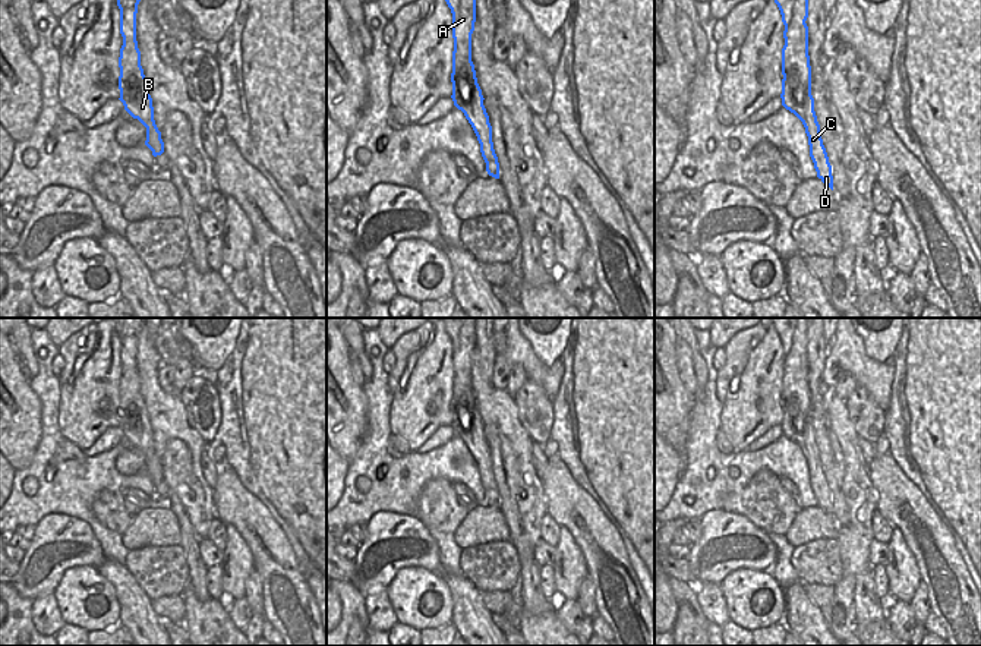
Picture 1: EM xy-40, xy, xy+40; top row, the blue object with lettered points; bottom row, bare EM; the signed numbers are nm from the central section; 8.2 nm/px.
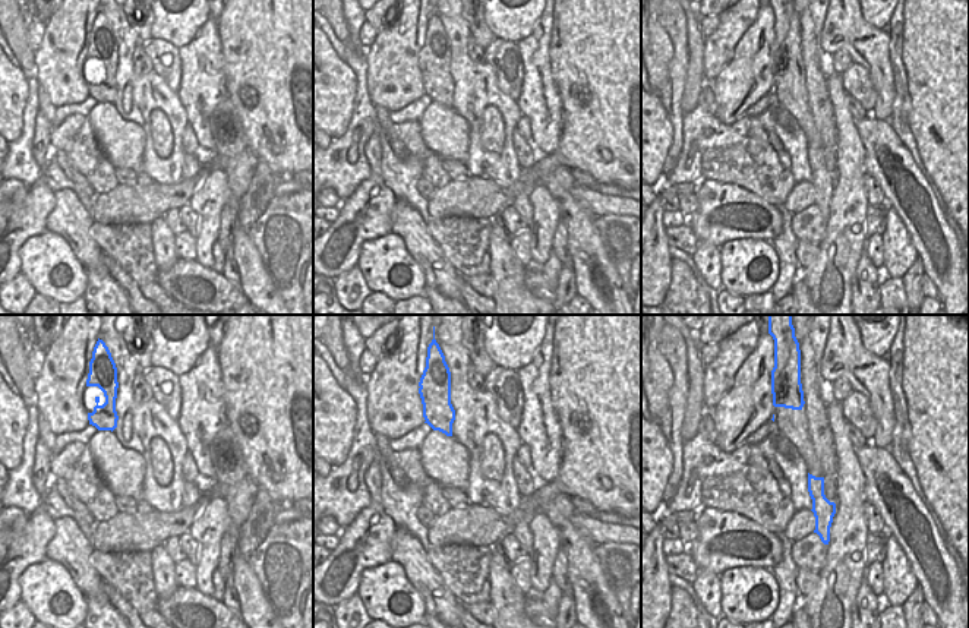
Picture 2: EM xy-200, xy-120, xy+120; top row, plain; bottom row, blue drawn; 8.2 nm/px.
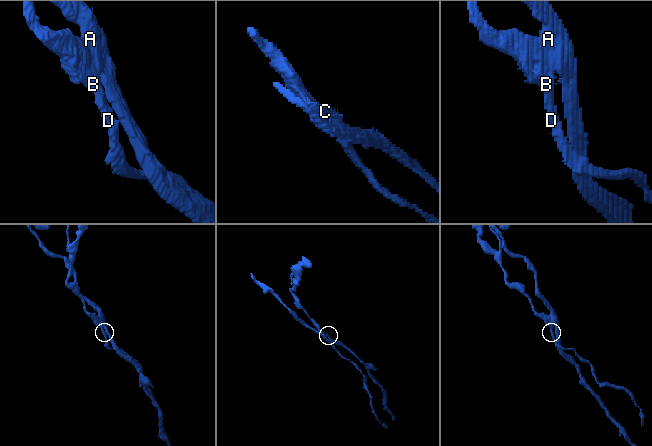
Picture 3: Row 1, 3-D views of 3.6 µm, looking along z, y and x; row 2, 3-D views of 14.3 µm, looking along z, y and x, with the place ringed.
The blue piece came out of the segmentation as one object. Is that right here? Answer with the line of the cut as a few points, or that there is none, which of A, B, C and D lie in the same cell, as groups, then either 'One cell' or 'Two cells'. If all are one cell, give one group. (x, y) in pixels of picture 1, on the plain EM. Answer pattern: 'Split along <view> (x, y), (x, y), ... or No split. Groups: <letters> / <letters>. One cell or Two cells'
Split along xy+40 (784, 402), (795, 402), (810, 415). Groups: A / B C D. Two cells.

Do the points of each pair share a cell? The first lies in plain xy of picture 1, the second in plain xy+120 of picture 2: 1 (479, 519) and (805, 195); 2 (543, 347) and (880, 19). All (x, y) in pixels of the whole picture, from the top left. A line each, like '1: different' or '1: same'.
1: same
2: same

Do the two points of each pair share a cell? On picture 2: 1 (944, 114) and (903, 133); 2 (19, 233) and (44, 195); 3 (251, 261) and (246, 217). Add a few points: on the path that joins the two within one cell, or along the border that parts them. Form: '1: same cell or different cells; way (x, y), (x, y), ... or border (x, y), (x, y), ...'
1: different cells; border (909, 95), (906, 123), (922, 163)
2: same cell; way (24, 224), (38, 204)
3: different cells; border (236, 226), (248, 229)

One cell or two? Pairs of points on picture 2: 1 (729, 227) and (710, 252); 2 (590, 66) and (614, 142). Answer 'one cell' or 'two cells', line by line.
1: two cells
2: one cell

